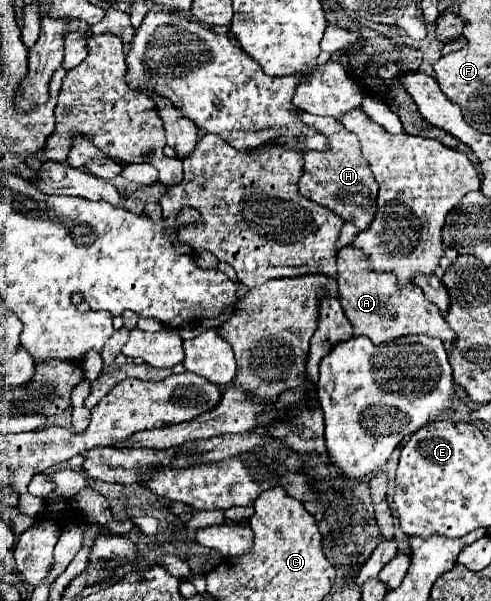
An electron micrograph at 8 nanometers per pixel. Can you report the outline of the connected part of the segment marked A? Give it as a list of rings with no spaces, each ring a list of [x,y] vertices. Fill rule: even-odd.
[[[343,247],[337,257],[339,265],[339,299],[349,323],[355,329],[355,335],[369,337],[375,345],[405,337],[405,335],[433,335],[439,337],[445,345],[451,345],[455,339],[453,329],[445,321],[437,305],[427,301],[421,287],[413,281],[399,287],[399,279],[393,273],[375,273],[369,257],[361,249]]]

